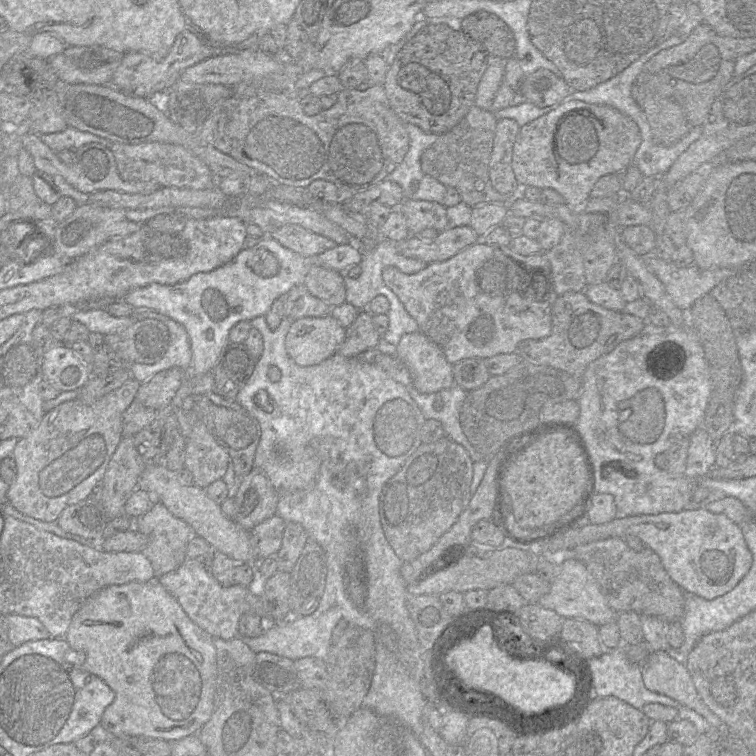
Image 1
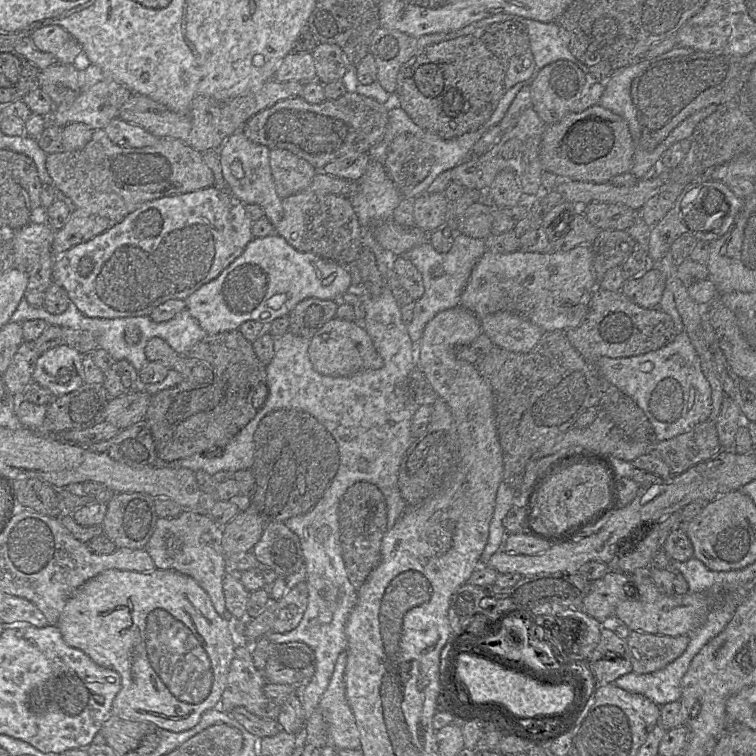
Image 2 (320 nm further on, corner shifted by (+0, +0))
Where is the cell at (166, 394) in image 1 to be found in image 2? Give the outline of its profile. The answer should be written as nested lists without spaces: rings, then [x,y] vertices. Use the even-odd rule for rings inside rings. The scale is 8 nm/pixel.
[[[144,391],[110,398],[105,411],[105,421],[118,429],[127,428],[143,419],[151,396]]]

